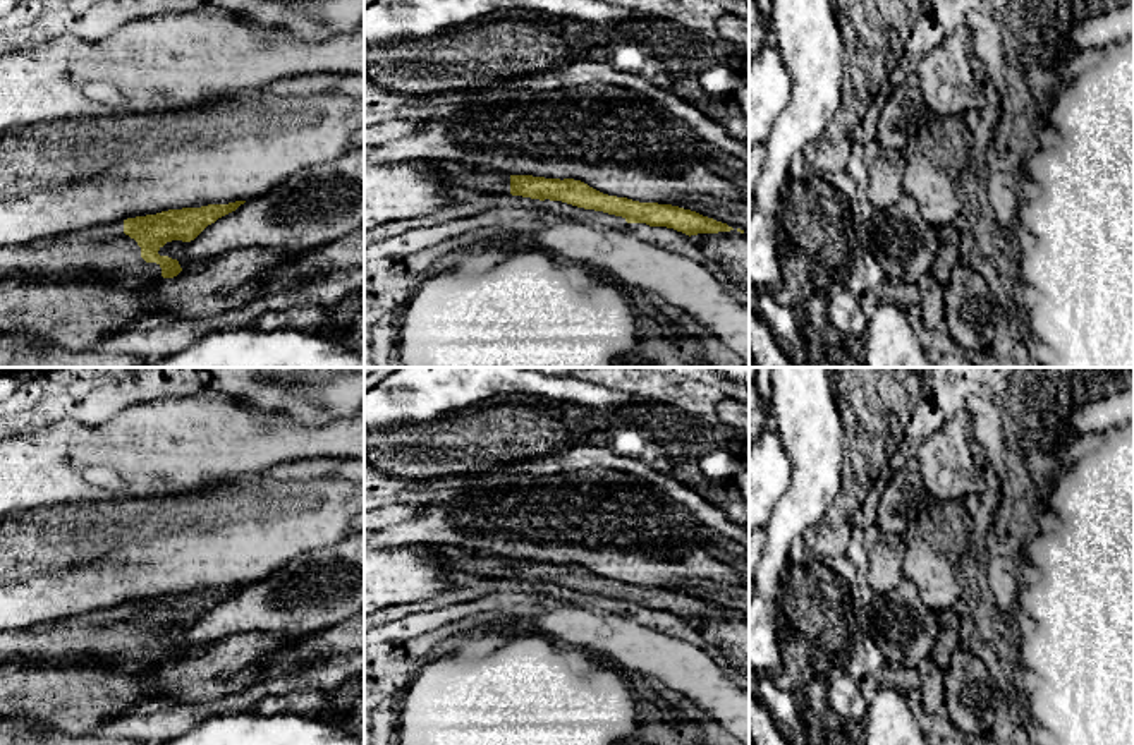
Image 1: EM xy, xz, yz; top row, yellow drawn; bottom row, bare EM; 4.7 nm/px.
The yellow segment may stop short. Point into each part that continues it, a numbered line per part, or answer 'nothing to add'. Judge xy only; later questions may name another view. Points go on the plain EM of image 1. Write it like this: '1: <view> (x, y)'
1: xy (107, 637)

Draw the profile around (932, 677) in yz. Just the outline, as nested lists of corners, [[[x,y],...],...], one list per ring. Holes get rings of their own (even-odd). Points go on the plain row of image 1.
[[[926,657],[918,666],[918,675],[921,681],[923,709],[928,714],[945,716],[947,712],[943,697],[945,671],[942,671],[931,657]]]

